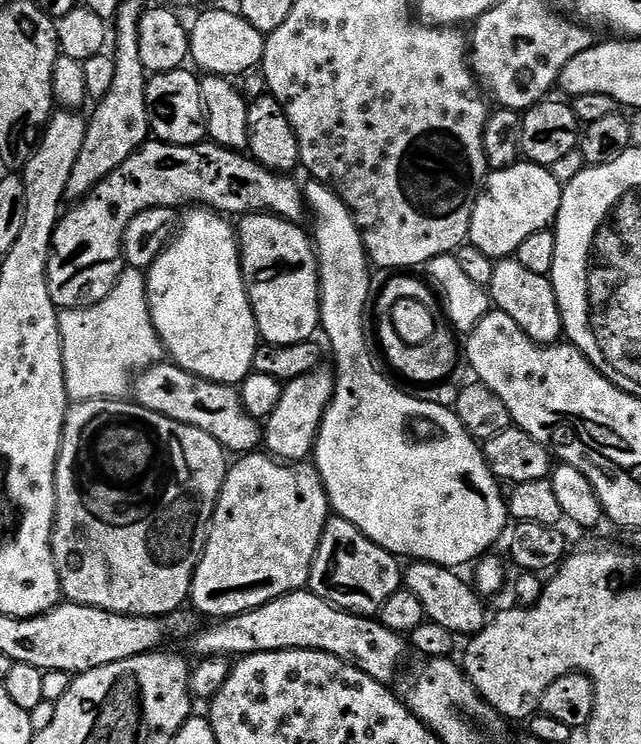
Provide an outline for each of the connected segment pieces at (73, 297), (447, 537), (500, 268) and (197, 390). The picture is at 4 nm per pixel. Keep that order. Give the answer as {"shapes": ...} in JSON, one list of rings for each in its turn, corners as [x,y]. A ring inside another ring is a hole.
{"shapes":[[[[146,142],[134,154],[130,154],[130,158],[126,158],[126,162],[122,162],[122,166],[118,166],[118,170],[114,170],[105,180],[98,182],[98,186],[94,186],[92,192],[89,192],[88,195],[84,196],[82,199],[75,201],[75,203],[71,205],[72,209],[70,209],[69,212],[67,209],[67,211],[61,215],[59,223],[52,235],[52,253],[48,259],[48,289],[50,290],[50,298],[55,302],[57,309],[60,310],[65,308],[89,308],[98,302],[102,302],[102,298],[106,298],[110,294],[110,290],[114,290],[120,273],[123,272],[126,267],[122,259],[124,254],[126,226],[130,226],[130,222],[138,214],[142,214],[151,208],[170,208],[176,210],[179,209],[179,204],[188,204],[184,206],[203,206],[211,211],[227,214],[229,217],[236,216],[235,218],[250,216],[253,212],[267,212],[269,216],[281,216],[283,220],[291,220],[293,222],[303,221],[303,216],[306,216],[304,188],[301,187],[301,185],[296,185],[292,179],[293,177],[291,175],[271,172],[266,166],[262,166],[258,161],[252,159],[251,155],[245,154],[243,151],[235,148],[223,148],[211,142],[195,144],[194,146]]],[[[379,367],[370,372],[356,372],[356,376],[358,376],[356,392],[336,392],[332,396],[332,401],[328,403],[328,411],[324,414],[324,422],[320,425],[320,435],[316,438],[314,467],[320,474],[326,494],[336,492],[336,500],[344,500],[344,506],[342,506],[344,513],[342,514],[346,514],[346,520],[349,520],[354,510],[354,516],[360,516],[360,524],[368,524],[368,537],[388,552],[393,554],[418,552],[419,561],[445,562],[447,567],[453,570],[461,567],[460,560],[471,560],[471,562],[480,560],[491,549],[488,547],[503,534],[504,527],[506,527],[506,532],[510,524],[510,517],[506,500],[500,493],[500,484],[496,475],[490,471],[488,464],[484,461],[484,454],[476,437],[464,429],[462,422],[456,417],[451,407],[443,408],[442,405],[435,404],[432,400],[419,400],[416,396],[407,396],[406,393],[399,392],[383,376],[383,371]]],[[[505,258],[496,264],[490,285],[490,300],[496,303],[493,305],[499,311],[510,314],[510,318],[514,318],[514,322],[518,322],[520,329],[534,342],[555,344],[564,336],[564,323],[551,279],[542,274],[533,274],[514,258]]],[[[161,362],[154,364],[150,368],[144,369],[134,380],[134,392],[136,388],[135,403],[140,404],[146,410],[154,410],[154,414],[162,414],[174,422],[182,422],[202,430],[206,434],[213,436],[222,447],[229,453],[251,454],[261,447],[262,444],[262,424],[255,420],[244,408],[244,403],[240,400],[240,393],[231,384],[215,384],[206,378],[198,378],[186,370],[182,370],[178,365],[171,362]]]]}

